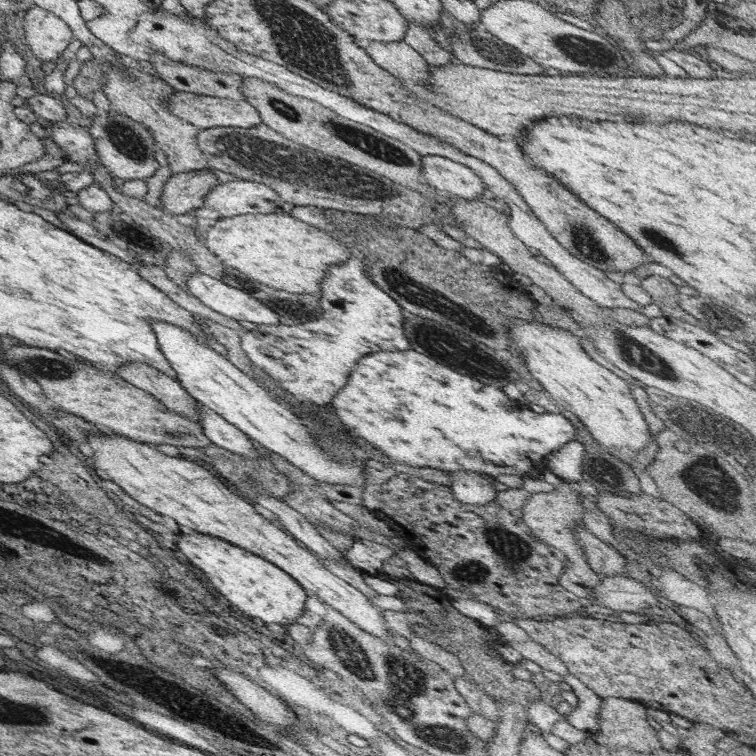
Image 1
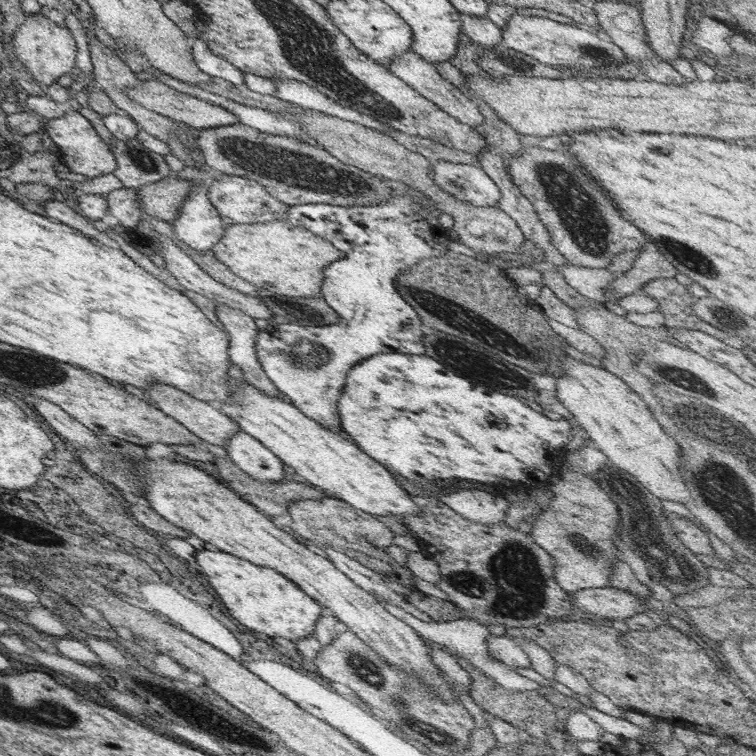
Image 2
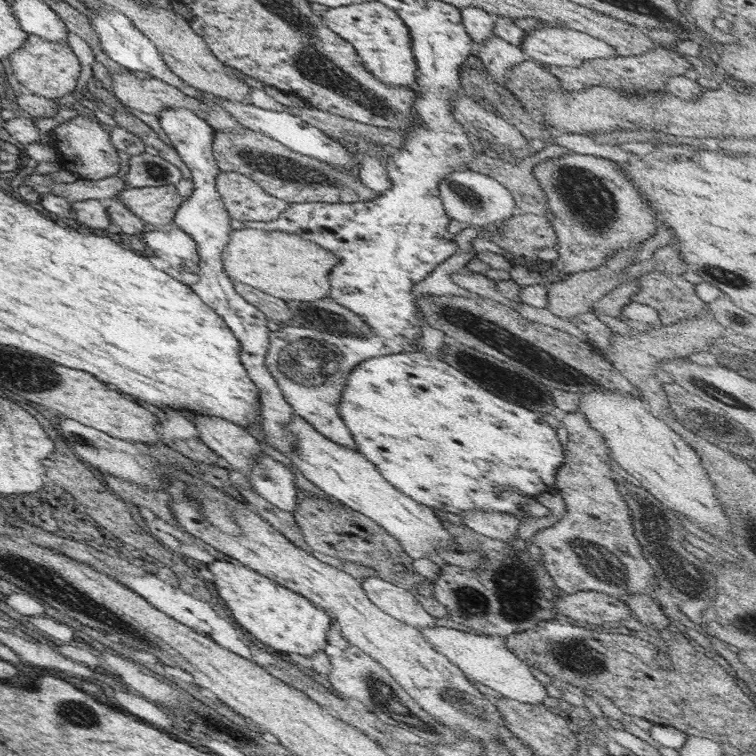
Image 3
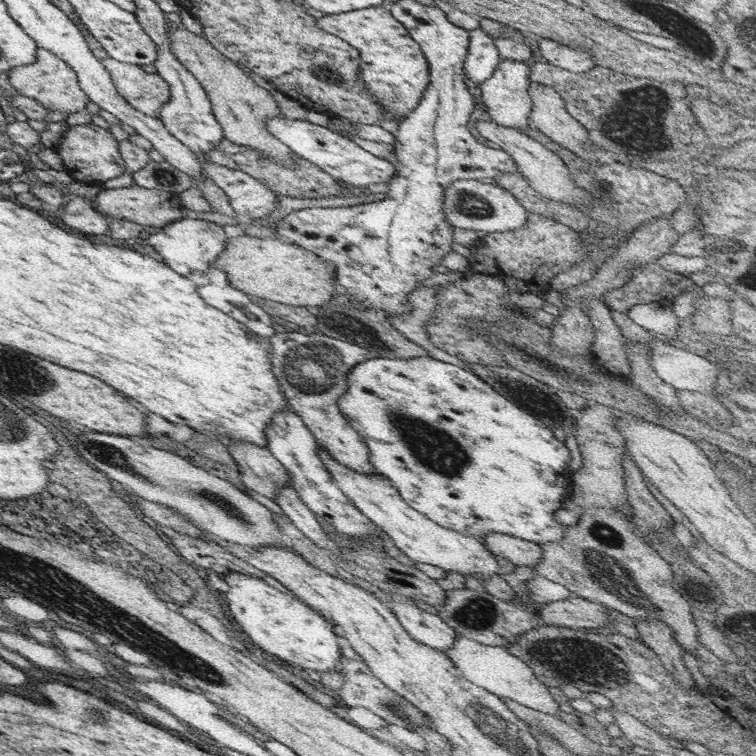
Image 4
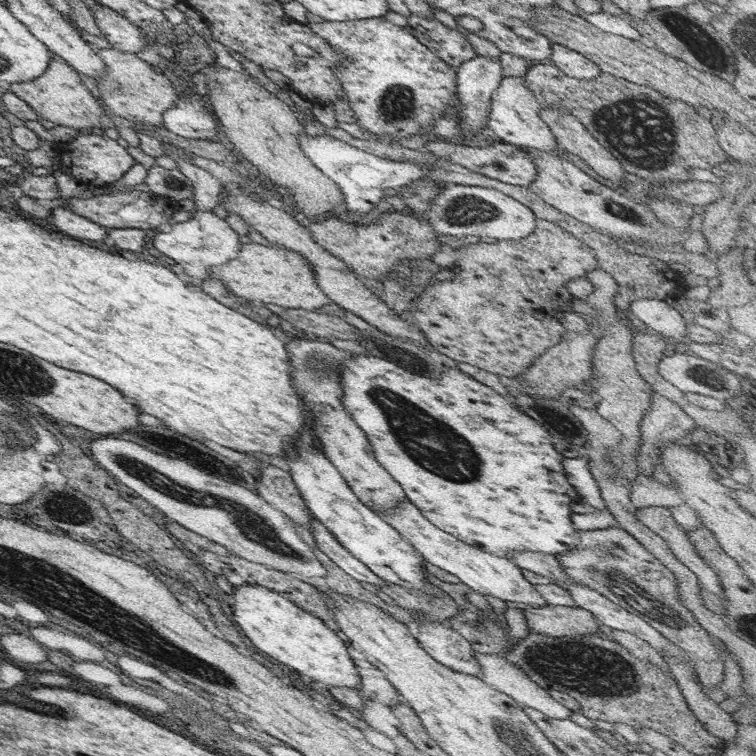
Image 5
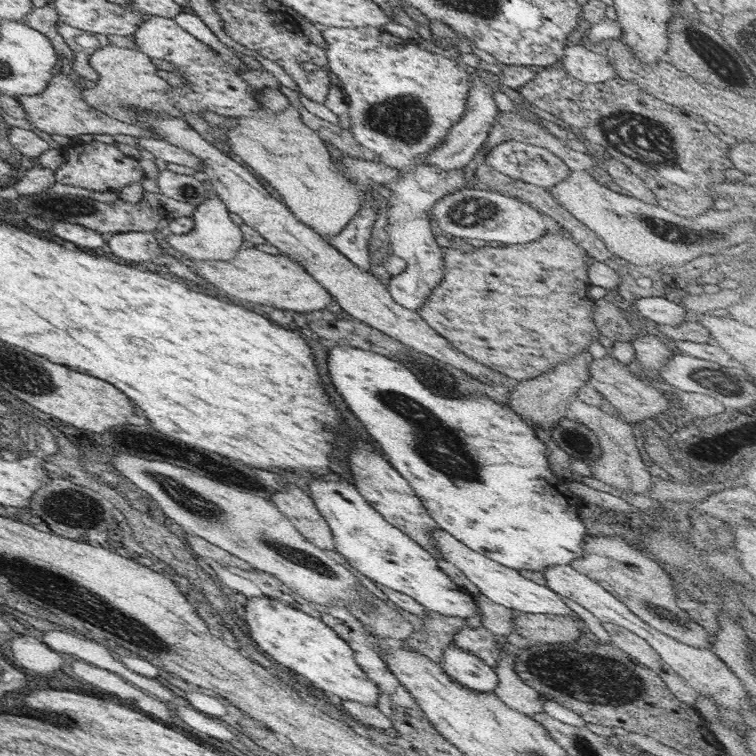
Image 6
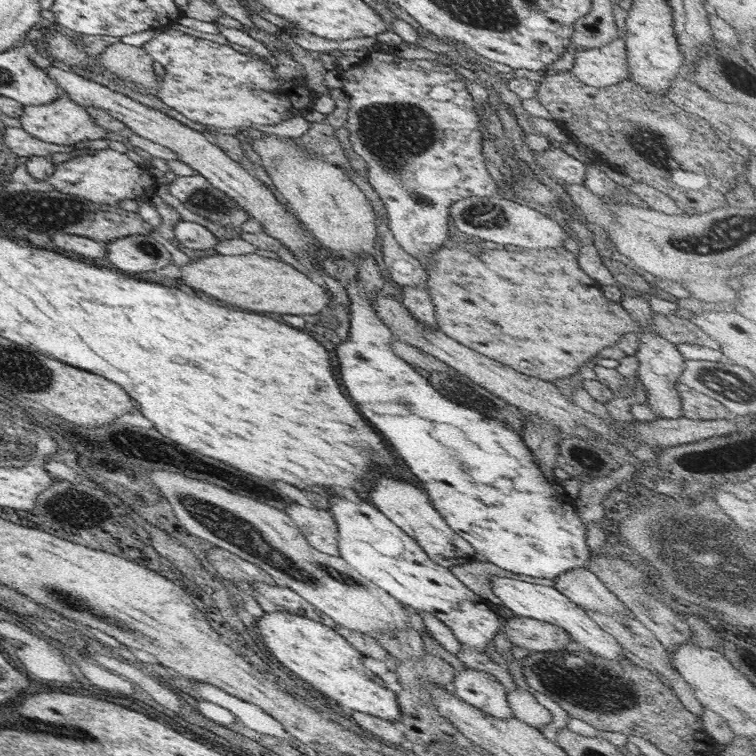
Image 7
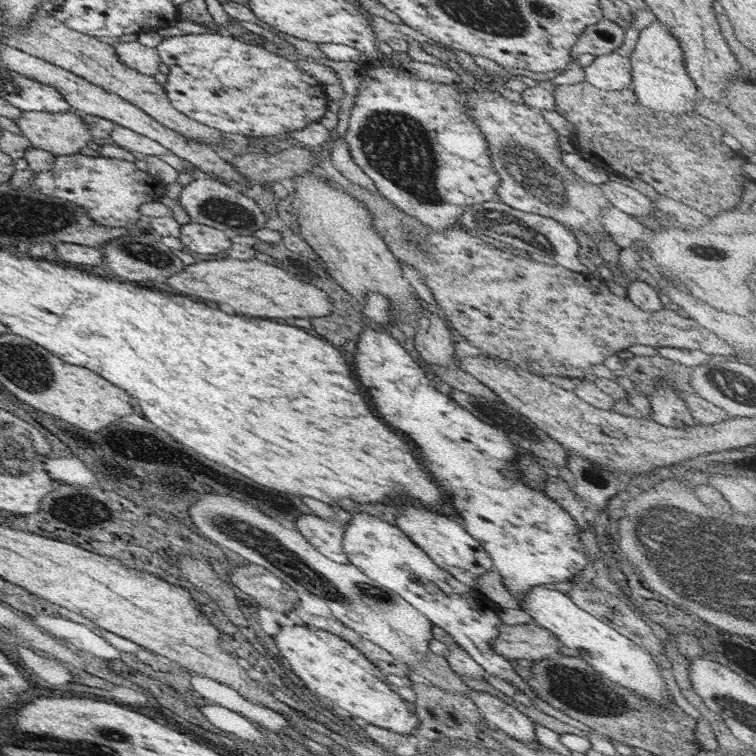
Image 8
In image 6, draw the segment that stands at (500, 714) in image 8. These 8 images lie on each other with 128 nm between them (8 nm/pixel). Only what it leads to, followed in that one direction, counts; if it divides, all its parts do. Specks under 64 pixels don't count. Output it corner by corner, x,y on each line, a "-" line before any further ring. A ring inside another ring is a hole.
454,641
443,649
443,655
441,666
450,679
474,692
495,692
498,676
495,670
476,654
460,646
456,648

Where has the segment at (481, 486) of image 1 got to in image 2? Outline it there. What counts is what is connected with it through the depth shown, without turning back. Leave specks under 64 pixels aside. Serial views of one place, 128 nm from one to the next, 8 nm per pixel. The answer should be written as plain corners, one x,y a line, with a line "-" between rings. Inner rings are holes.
474,488
456,489
452,494
439,494
438,498
476,524
496,524
505,522
508,502
500,495
493,495

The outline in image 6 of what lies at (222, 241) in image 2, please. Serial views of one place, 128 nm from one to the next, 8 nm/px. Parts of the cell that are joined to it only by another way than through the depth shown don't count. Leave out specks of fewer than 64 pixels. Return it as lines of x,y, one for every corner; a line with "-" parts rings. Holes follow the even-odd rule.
241,247
235,258
230,261
193,262
190,267
202,280
206,279
208,284
226,294
278,310
294,310
306,315
312,310
322,310
333,302
332,295
326,288
308,274
304,267
300,267
300,264
293,262
283,253
272,255
256,247

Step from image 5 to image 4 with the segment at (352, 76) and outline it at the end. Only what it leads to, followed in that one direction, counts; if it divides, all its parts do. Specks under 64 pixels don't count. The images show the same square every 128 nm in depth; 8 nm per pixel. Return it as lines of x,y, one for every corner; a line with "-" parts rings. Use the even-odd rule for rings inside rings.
385,4
360,8
352,12
326,14
316,19
320,31
328,32
351,44
360,56
360,78
366,88
386,108
388,119
402,123
412,114
430,84
430,65
420,45
412,39
408,29
392,16

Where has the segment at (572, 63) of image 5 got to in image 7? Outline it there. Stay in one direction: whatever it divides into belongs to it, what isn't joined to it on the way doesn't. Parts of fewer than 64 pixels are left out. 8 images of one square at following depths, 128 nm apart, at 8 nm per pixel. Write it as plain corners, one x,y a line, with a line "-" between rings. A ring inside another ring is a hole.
623,32
618,38
602,48
576,50
572,72
584,84
593,87
616,85
629,76
627,50

